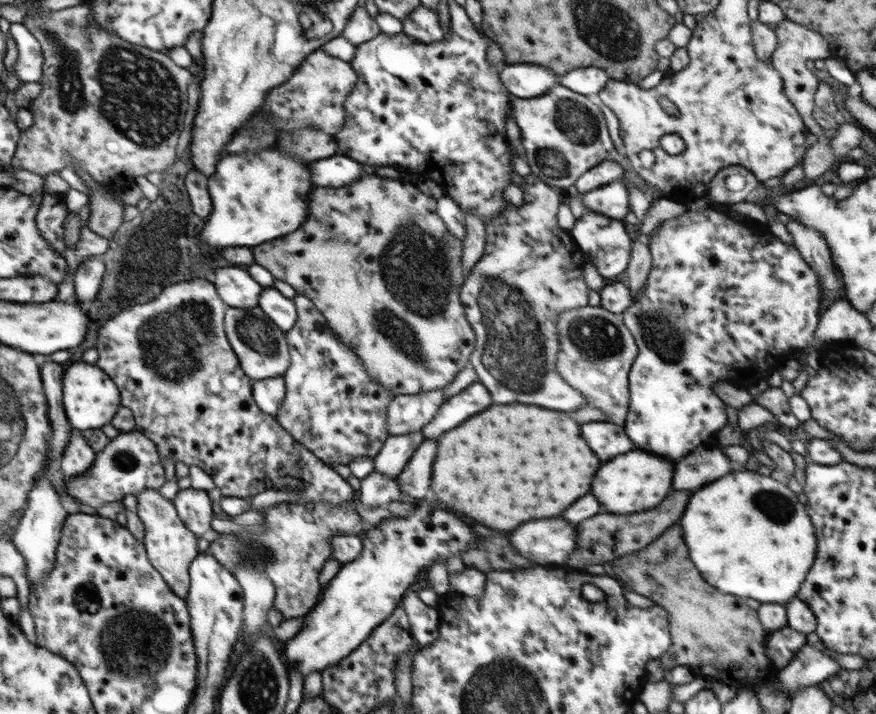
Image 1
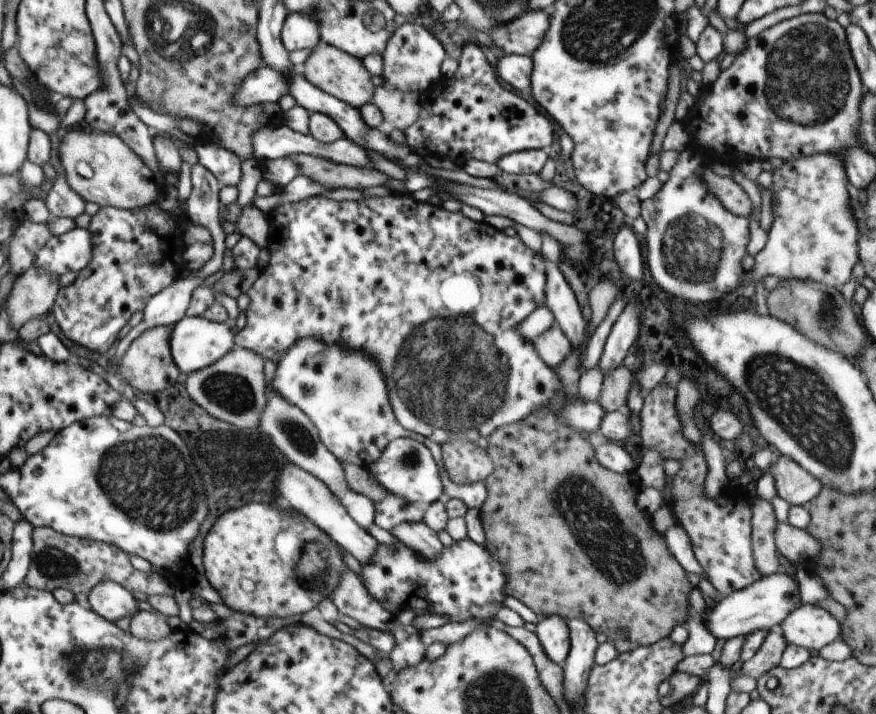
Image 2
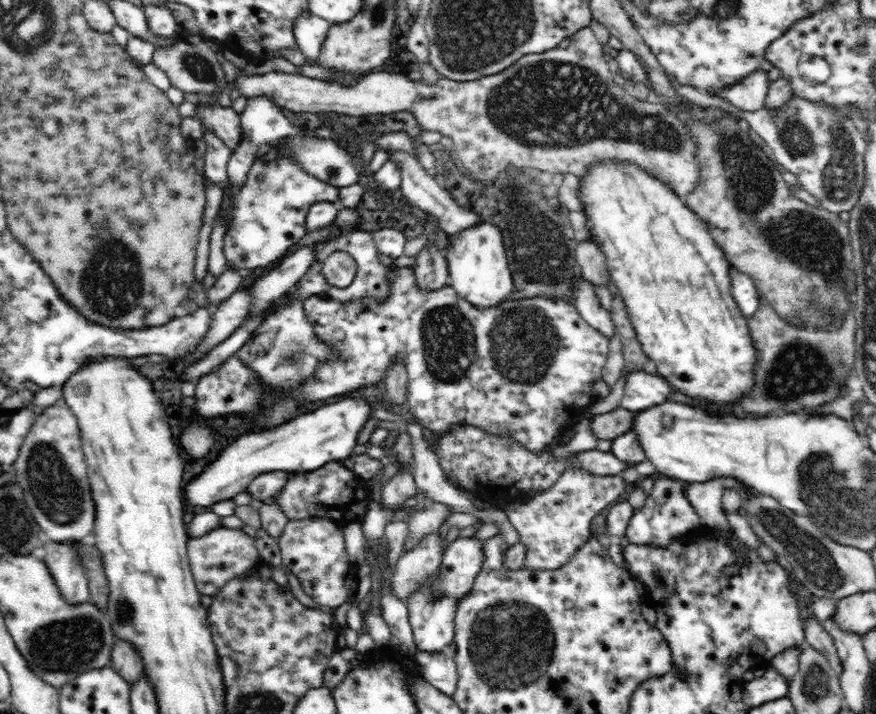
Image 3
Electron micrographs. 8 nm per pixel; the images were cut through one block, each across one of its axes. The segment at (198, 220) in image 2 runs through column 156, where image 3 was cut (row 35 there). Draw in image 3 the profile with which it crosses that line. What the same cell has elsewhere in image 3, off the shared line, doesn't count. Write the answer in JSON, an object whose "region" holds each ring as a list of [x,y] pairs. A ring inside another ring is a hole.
{"region":[[[302,13],[293,24],[293,33],[299,52],[304,57],[315,59],[320,54],[331,24],[315,14]]]}

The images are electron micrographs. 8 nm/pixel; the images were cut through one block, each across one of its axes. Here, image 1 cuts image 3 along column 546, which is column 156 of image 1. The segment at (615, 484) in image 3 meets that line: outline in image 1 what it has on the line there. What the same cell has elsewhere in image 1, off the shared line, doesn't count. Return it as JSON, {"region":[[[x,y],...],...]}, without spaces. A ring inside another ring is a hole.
{"region":[[[159,489],[141,490],[137,494],[136,508],[137,515],[144,525],[145,539],[143,542],[146,544],[151,565],[163,575],[175,594],[186,601],[191,583],[189,566],[199,553],[197,534],[194,534],[194,531],[182,522],[173,501],[162,496]]]}

